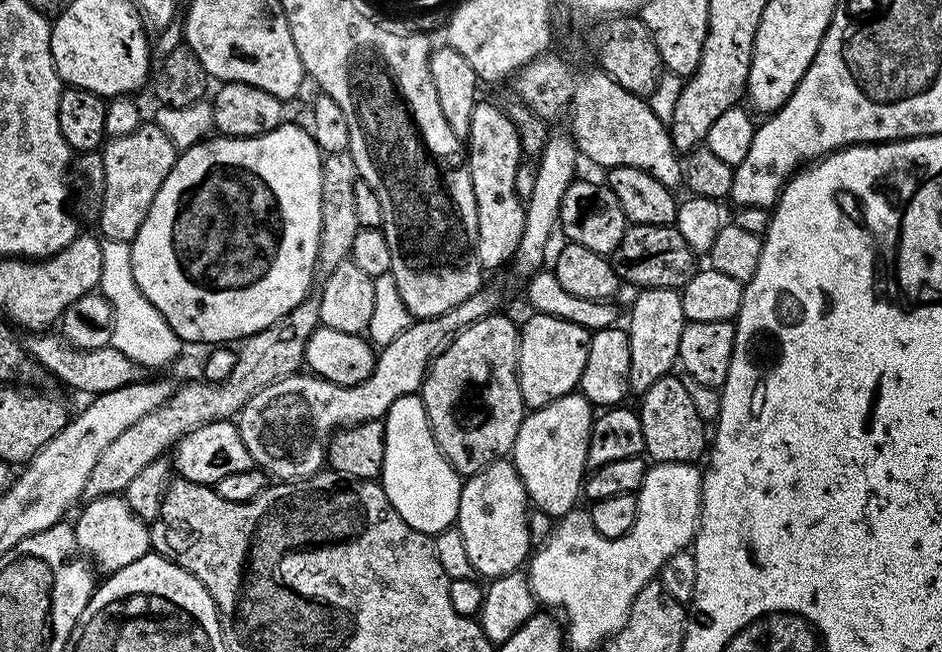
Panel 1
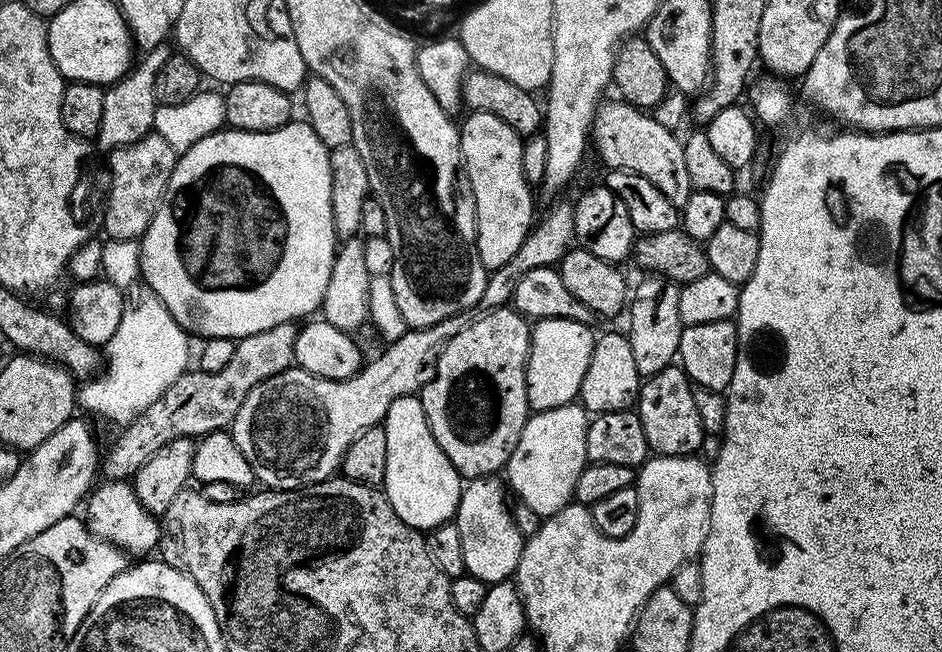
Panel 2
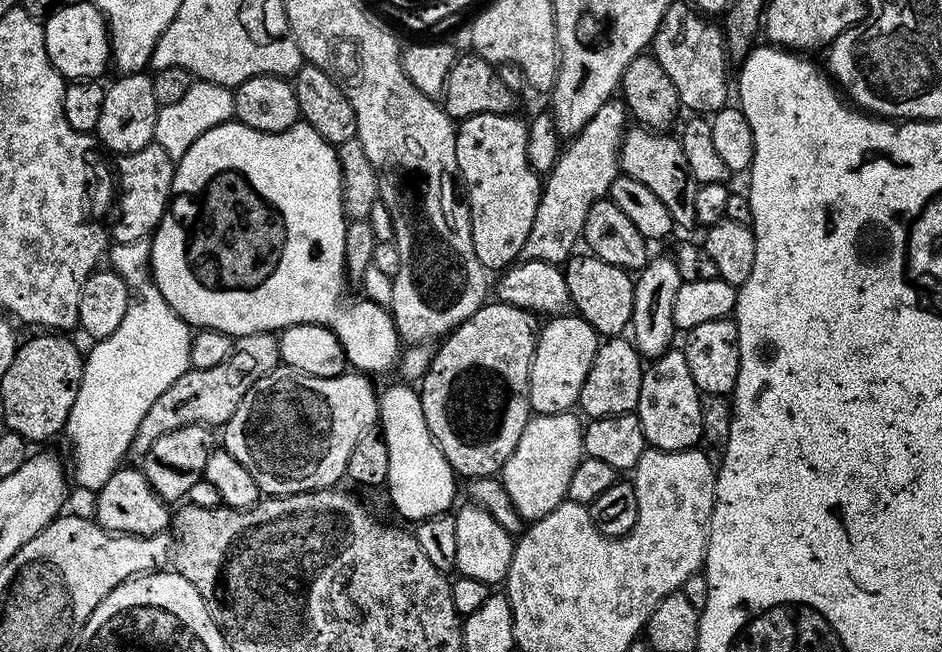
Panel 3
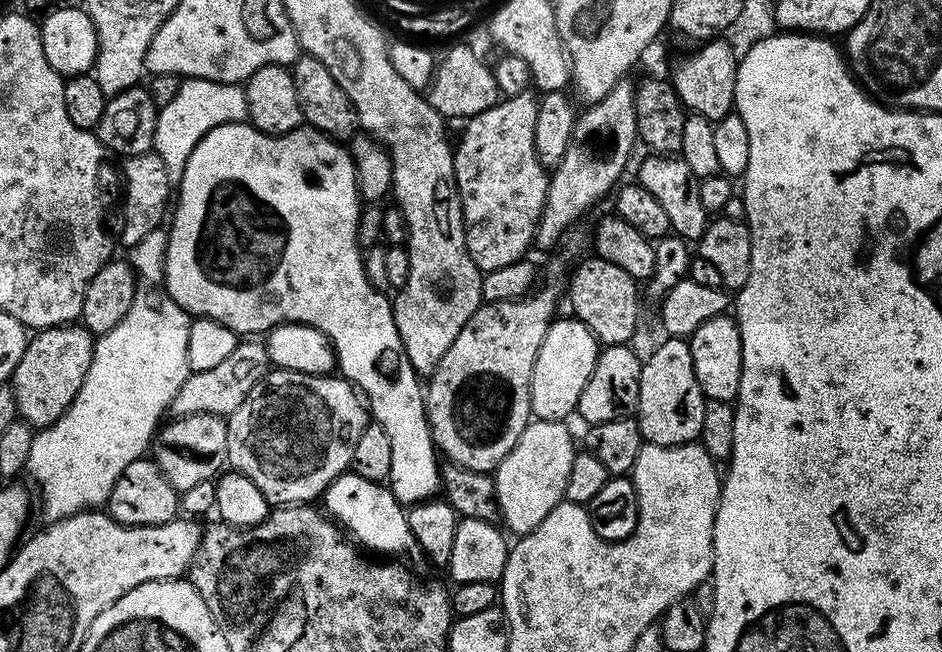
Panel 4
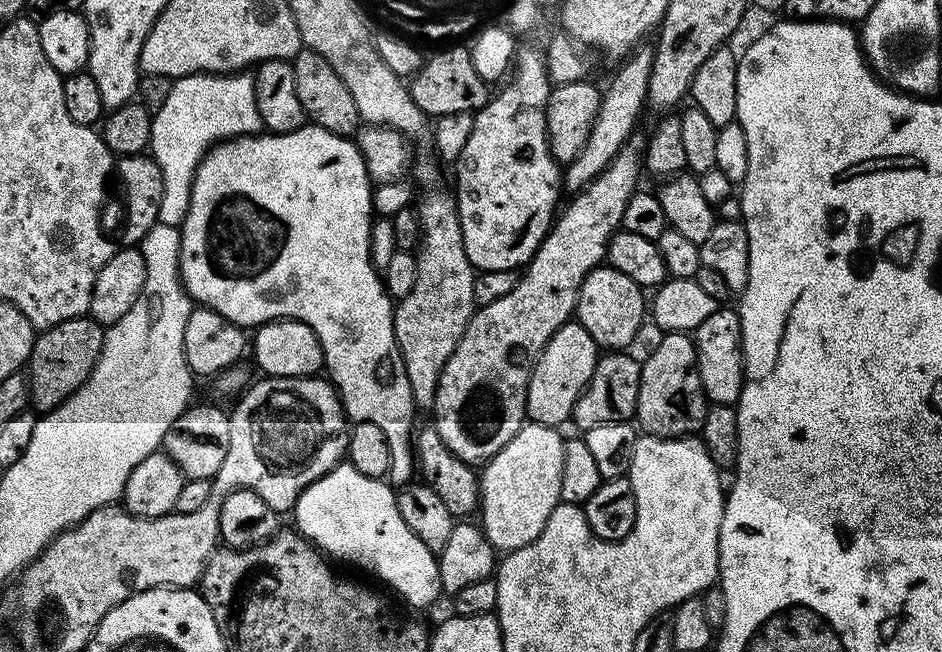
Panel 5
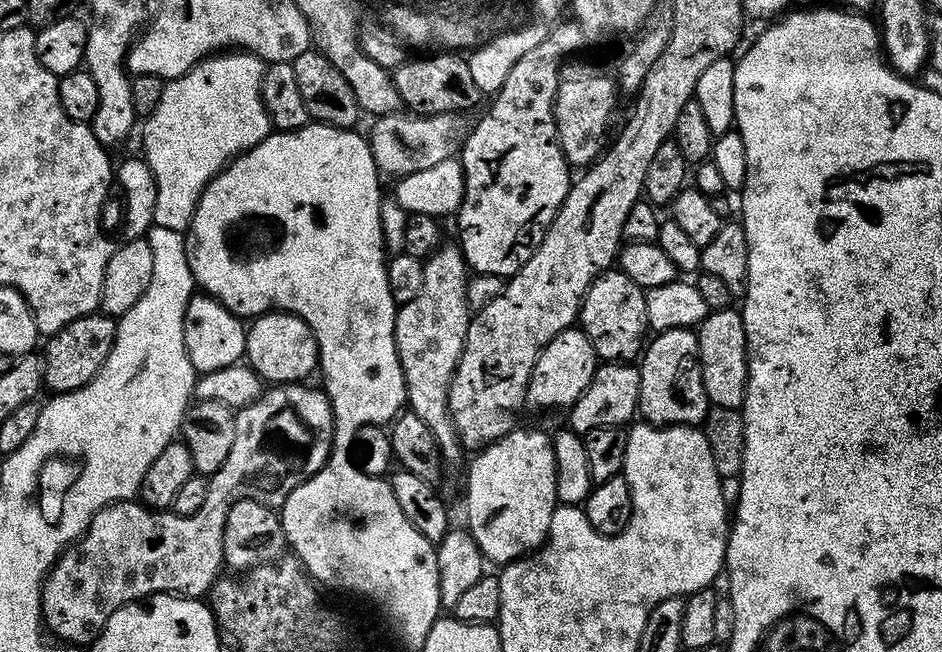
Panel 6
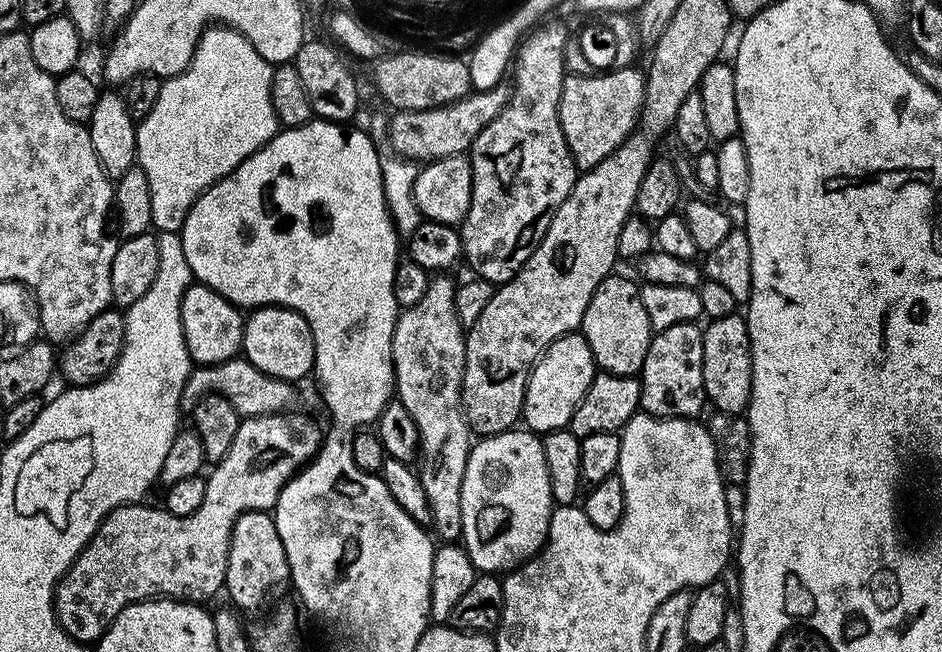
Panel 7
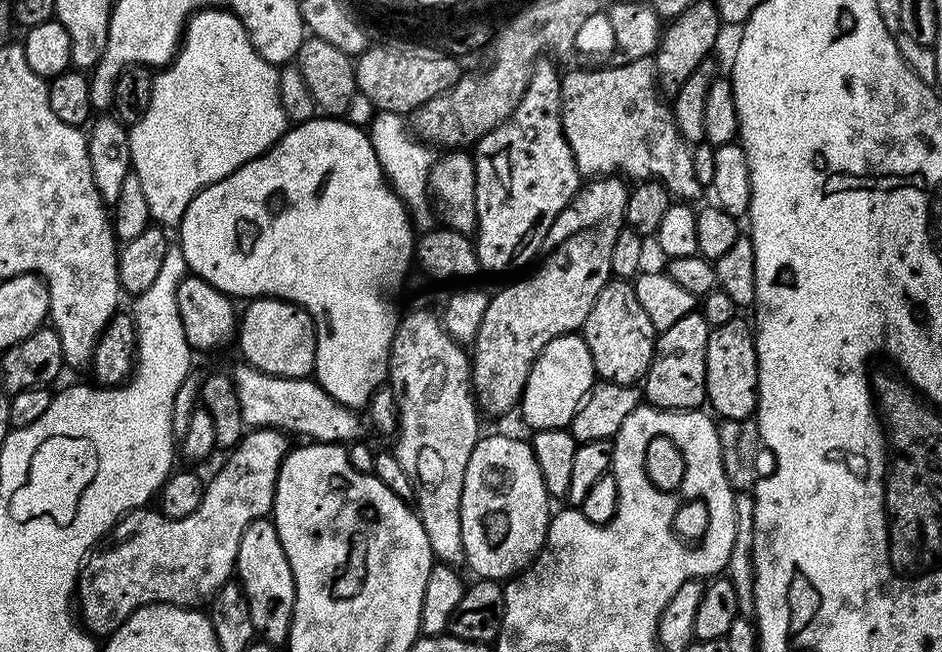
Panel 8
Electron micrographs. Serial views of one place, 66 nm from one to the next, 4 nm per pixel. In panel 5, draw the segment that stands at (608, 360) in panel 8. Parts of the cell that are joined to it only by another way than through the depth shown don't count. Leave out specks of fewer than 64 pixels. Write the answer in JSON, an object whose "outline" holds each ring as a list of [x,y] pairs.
{"outline":[[[601,266],[590,270],[580,287],[576,303],[575,319],[594,338],[597,349],[624,350],[646,324],[646,292],[622,270]]]}

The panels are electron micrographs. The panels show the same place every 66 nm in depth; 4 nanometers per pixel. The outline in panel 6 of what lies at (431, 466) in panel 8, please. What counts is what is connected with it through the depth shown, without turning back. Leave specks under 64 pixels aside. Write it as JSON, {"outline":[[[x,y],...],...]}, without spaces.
{"outline":[[[441,243],[431,256],[424,260],[422,290],[418,298],[399,305],[396,309],[394,338],[402,374],[406,382],[406,404],[418,414],[440,447],[445,461],[456,460],[462,453],[462,445],[456,437],[456,428],[448,409],[448,391],[454,378],[454,370],[462,358],[462,350],[468,333],[470,309],[466,290],[470,269],[464,255],[455,243]]]}

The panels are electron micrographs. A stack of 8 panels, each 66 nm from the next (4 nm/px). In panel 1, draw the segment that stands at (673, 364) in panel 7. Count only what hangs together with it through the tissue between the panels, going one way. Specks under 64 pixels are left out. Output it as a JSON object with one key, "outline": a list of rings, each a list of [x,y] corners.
{"outline":[[[669,374],[658,378],[658,382],[654,382],[650,390],[643,392],[639,400],[644,452],[649,461],[652,459],[656,464],[690,464],[699,461],[700,455],[705,455],[706,422],[698,418],[698,410],[694,410],[694,401],[690,399],[686,386],[682,386],[679,375]]]}

